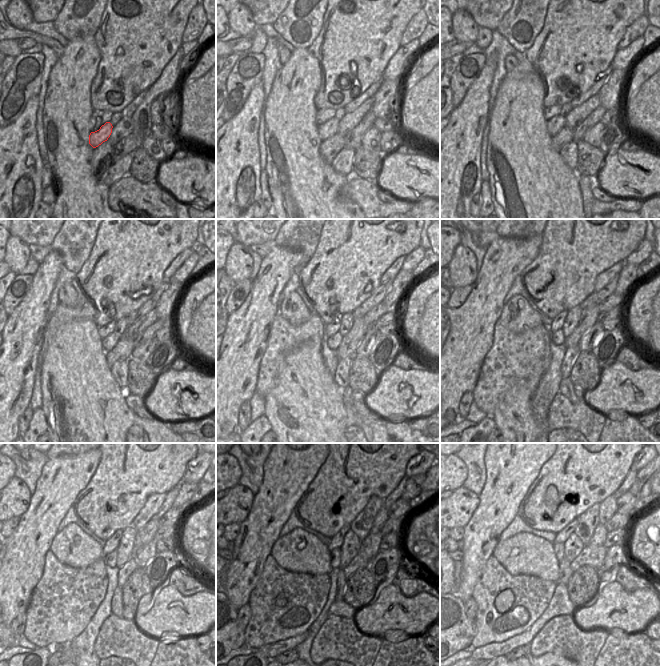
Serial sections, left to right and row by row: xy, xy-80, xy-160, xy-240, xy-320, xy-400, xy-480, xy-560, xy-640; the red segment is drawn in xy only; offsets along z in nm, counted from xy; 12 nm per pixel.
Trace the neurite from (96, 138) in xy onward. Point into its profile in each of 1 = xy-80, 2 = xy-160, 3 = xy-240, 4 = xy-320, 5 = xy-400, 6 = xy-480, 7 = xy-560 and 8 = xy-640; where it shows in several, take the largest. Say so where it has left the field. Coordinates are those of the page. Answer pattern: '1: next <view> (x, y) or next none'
1: next xy-80 (329, 128)
2: next xy-160 (556, 123)
3: next xy-240 (109, 342)
4: next xy-320 (334, 341)
5: next xy-400 (558, 338)
6: next xy-480 (110, 559)
7: next xy-560 (336, 553)
8: next xy-640 (558, 547)

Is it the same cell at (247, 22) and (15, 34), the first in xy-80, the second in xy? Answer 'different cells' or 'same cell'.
different cells

